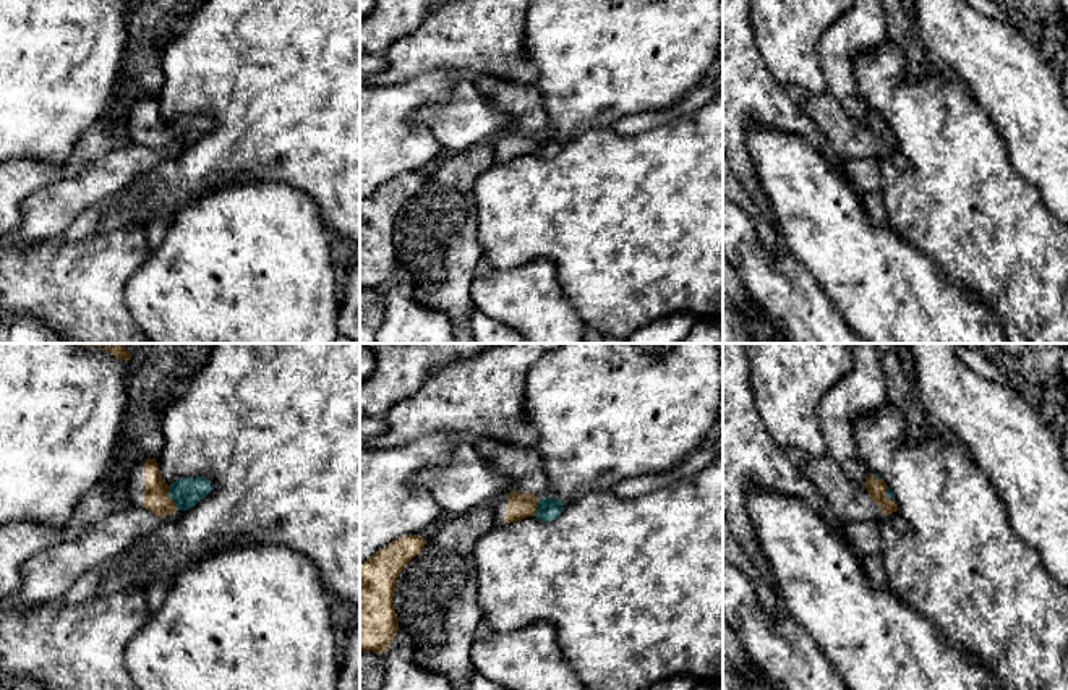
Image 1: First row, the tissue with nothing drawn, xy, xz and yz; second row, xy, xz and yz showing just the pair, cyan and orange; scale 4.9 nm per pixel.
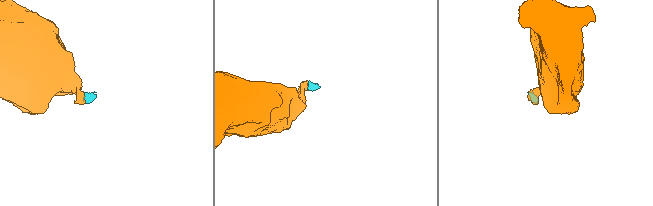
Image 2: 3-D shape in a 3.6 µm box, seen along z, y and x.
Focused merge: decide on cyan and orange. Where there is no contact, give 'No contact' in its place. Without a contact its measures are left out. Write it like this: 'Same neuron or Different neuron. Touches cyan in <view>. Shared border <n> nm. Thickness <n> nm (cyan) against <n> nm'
Same neuron. Touches cyan in xy. Shared border 130 nm. Thickness 150 nm (cyan) against 130 nm

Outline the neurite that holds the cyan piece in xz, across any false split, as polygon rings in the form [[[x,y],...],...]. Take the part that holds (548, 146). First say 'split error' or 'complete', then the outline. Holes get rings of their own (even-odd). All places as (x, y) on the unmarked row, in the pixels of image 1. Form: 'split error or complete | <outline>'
split error | [[[535,0],[527,11],[525,52],[538,71],[549,130],[545,136],[525,128],[501,133],[491,141],[494,165],[527,154],[551,159],[561,152],[564,138],[609,130],[627,115],[669,109],[716,71],[721,45],[721,0]]]

